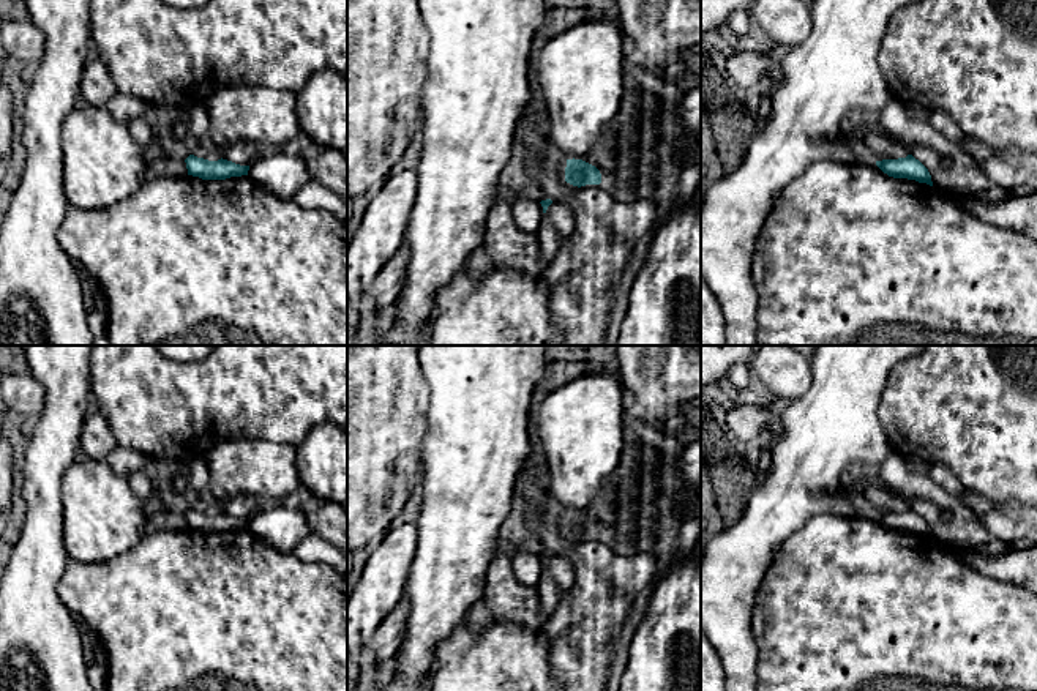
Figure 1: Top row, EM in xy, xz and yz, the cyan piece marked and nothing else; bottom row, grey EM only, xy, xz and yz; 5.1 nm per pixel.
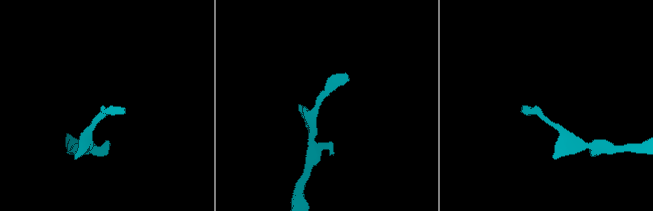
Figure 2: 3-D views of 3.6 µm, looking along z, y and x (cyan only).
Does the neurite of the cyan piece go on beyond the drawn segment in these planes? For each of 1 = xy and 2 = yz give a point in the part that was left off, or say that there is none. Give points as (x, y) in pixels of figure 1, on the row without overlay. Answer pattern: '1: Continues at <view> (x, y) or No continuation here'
1: No continuation here
2: No continuation here

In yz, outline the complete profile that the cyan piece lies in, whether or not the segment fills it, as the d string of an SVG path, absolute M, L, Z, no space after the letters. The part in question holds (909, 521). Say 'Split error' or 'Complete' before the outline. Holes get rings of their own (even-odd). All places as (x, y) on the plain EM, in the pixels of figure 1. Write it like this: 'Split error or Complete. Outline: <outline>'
Complete. Outline: M912 508L898 513L876 514L876 519L889 530L915 533L933 540L928 522Z

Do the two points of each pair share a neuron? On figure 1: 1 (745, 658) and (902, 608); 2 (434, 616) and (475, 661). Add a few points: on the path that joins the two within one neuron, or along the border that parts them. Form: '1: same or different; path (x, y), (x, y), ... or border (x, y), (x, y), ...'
1: different; border (750, 619), (750, 633), (756, 646), (756, 674)
2: different; border (466, 617), (438, 644), (433, 666)

